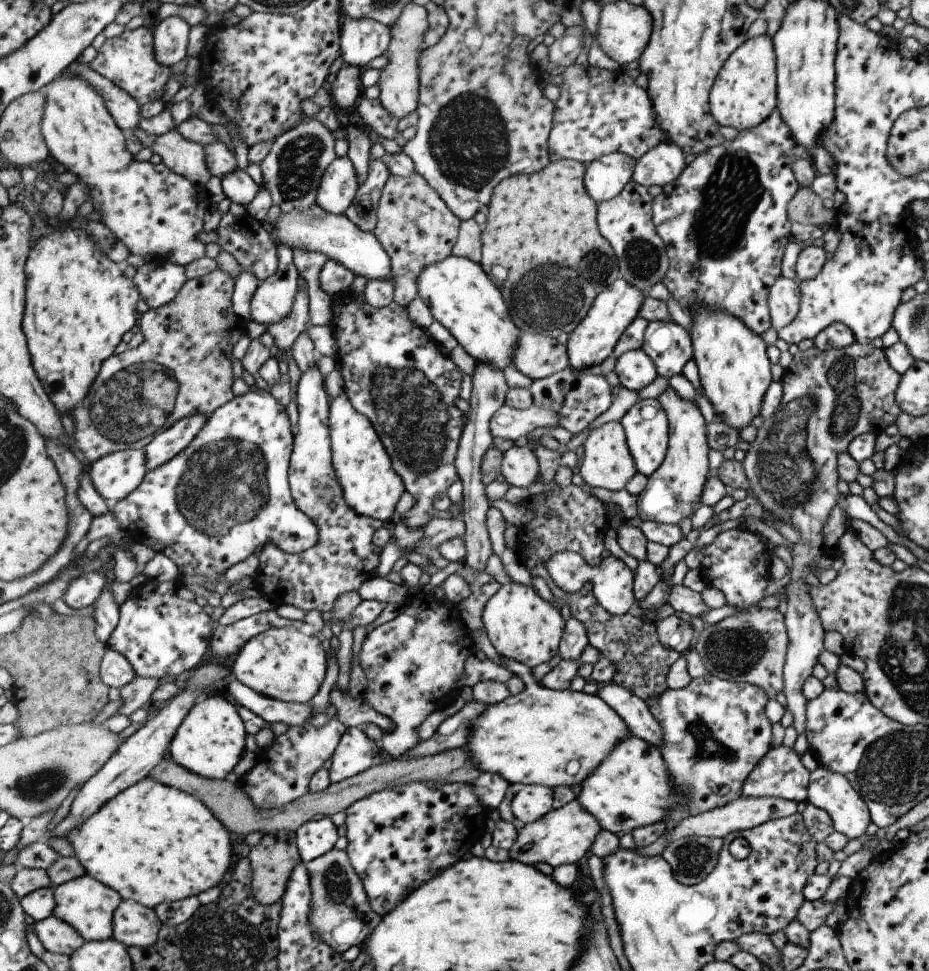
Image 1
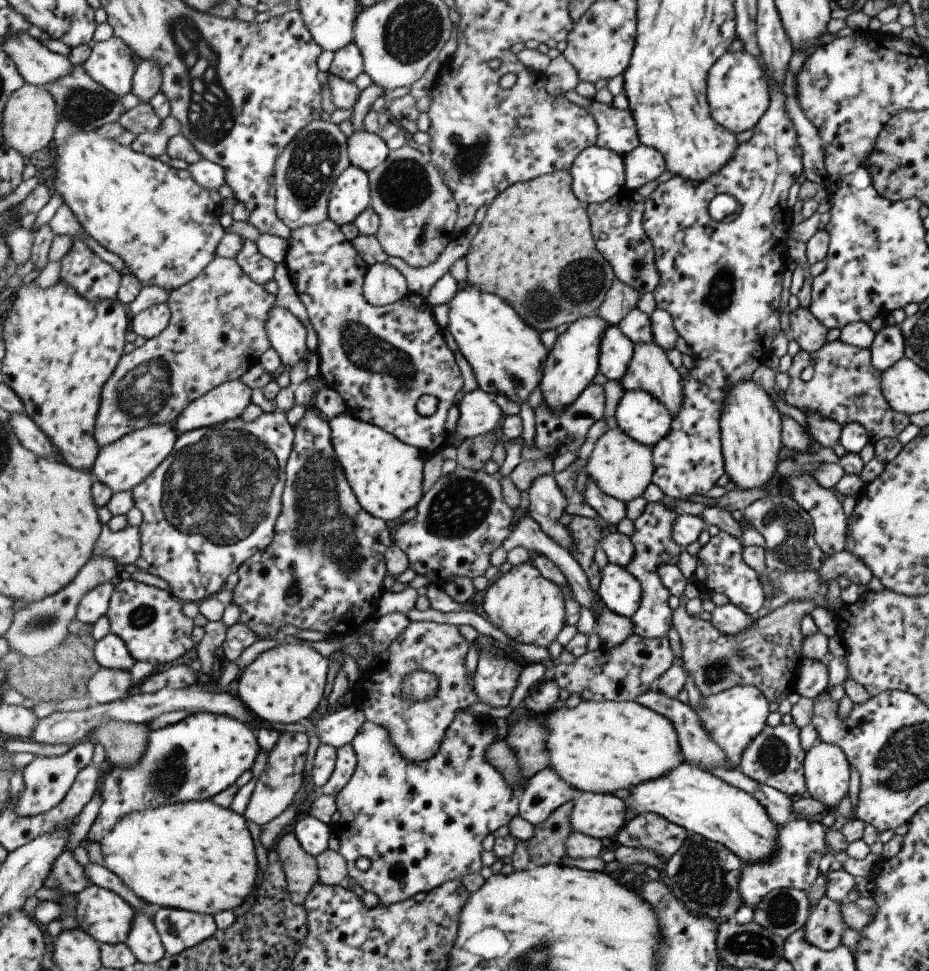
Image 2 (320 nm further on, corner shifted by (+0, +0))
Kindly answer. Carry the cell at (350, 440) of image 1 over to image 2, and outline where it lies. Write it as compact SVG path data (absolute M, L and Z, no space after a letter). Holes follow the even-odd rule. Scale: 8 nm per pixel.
M349 413L329 421L337 459L344 466L358 501L369 514L393 522L407 510L417 508L426 492L424 469L429 462L420 448L403 442L383 427Z

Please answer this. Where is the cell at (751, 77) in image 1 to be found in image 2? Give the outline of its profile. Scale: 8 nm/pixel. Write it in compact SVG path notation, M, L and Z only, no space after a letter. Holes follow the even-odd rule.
M743 50L727 51L715 60L706 76L706 101L711 118L734 135L753 128L770 101L764 72L757 58Z

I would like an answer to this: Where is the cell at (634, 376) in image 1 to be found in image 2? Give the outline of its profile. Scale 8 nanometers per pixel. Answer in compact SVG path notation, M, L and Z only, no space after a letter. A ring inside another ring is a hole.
M611 325L609 329L606 330L606 334L602 340L602 356L600 357L600 372L608 380L616 380L621 382L624 374L627 374L627 369L629 368L629 363L634 357L634 346L636 344L622 332L619 325Z

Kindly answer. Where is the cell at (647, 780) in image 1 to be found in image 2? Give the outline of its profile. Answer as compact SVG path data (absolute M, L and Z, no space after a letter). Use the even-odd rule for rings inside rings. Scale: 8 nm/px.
M679 763L668 775L640 784L630 790L625 800L628 810L639 813L654 812L670 820L673 824L683 827L690 833L701 835L710 841L718 842L728 848L739 860L746 864L762 863L776 852L777 827L767 816L765 809L750 794L723 782L709 771L691 765Z

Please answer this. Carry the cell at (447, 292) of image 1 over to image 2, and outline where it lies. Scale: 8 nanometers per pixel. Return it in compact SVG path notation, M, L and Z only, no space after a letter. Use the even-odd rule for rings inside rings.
M463 284L463 288L449 304L447 329L471 366L478 386L490 395L504 395L520 405L527 403L531 394L542 384L550 351L545 348L545 344L541 340L541 333L530 323L526 323L518 311L499 295L485 292L481 288L475 287L474 284Z

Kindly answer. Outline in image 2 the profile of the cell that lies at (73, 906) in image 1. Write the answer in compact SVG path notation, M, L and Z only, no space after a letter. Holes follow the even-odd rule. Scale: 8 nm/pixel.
M91 885L77 895L79 928L101 944L126 943L134 928L136 912L134 908L115 891Z

